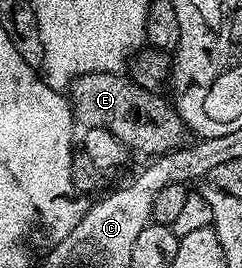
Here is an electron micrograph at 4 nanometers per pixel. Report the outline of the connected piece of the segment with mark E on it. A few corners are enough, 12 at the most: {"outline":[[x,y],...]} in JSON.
{"outline":[[122,72],[80,75],[68,89],[83,127],[108,128],[149,156],[187,145],[161,93]]}

